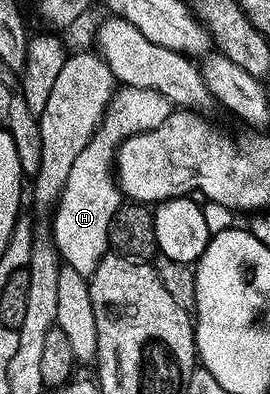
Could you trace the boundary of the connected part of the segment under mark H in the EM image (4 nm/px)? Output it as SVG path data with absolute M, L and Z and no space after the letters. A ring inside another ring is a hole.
M120 86L111 96L111 103L107 106L107 113L99 123L98 129L95 130L95 136L89 141L89 145L85 145L85 149L81 149L81 153L77 153L77 161L73 161L73 169L69 169L69 181L58 203L55 204L53 212L55 220L52 221L51 228L49 228L49 234L55 241L55 250L58 251L60 260L66 266L77 269L77 273L90 277L109 251L107 241L109 221L113 221L113 213L117 213L121 205L121 192L116 172L113 170L119 146L134 135L156 131L171 116L172 110L173 104L153 89Z

